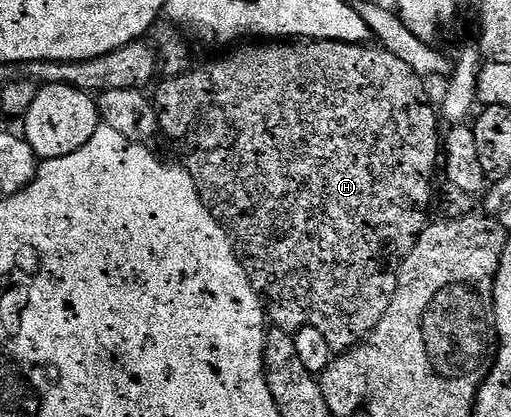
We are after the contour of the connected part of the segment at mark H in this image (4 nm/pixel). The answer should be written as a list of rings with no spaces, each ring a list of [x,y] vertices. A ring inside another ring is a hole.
[[[263,40],[258,44],[243,44],[235,49],[239,48],[240,50],[235,50],[232,54],[225,55],[224,58],[215,58],[212,62],[205,63],[204,66],[197,67],[198,65],[196,65],[194,68],[189,68],[184,74],[179,74],[176,78],[163,78],[154,87],[154,90],[156,90],[155,94],[153,93],[153,105],[159,117],[159,128],[162,137],[167,137],[175,145],[176,152],[183,157],[180,158],[181,164],[189,172],[189,176],[193,180],[201,200],[207,205],[209,212],[219,221],[223,231],[231,238],[231,245],[235,247],[235,254],[239,258],[241,268],[245,268],[245,276],[249,276],[249,284],[253,284],[253,288],[259,293],[259,301],[263,304],[266,317],[270,321],[272,318],[275,321],[272,323],[280,330],[294,332],[300,330],[302,326],[317,328],[317,332],[321,332],[321,336],[325,336],[325,340],[332,348],[339,352],[346,352],[352,346],[359,345],[370,334],[371,329],[385,316],[385,312],[395,295],[395,290],[399,287],[399,265],[402,264],[403,259],[407,257],[407,254],[415,246],[415,239],[418,238],[425,225],[423,213],[426,212],[427,204],[430,200],[431,203],[433,200],[431,177],[435,174],[435,166],[437,170],[437,159],[441,154],[441,130],[439,134],[438,128],[435,127],[437,110],[436,107],[435,110],[431,107],[431,98],[427,95],[428,83],[420,78],[417,72],[413,72],[413,68],[409,68],[409,64],[403,63],[402,60],[397,60],[397,56],[393,56],[393,52],[383,49],[378,44],[321,42],[318,40]]]

